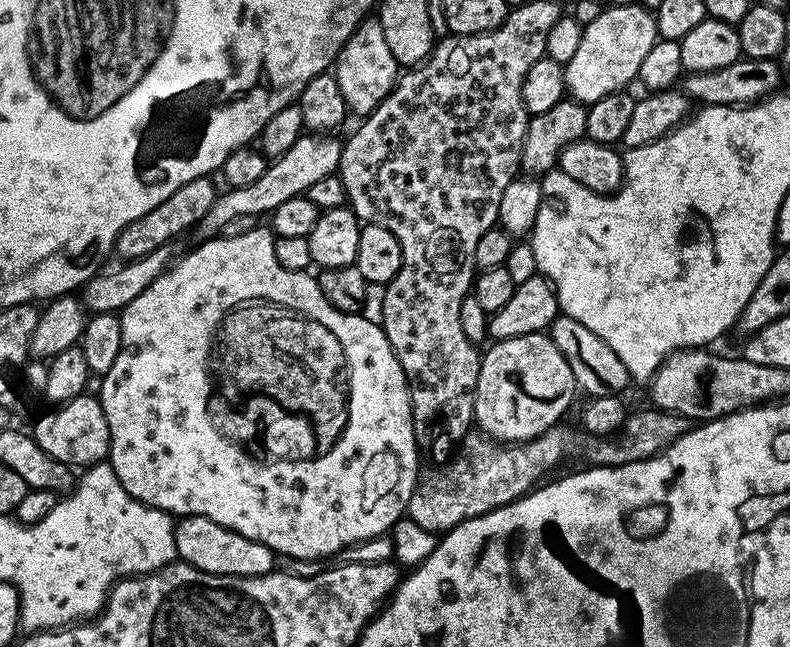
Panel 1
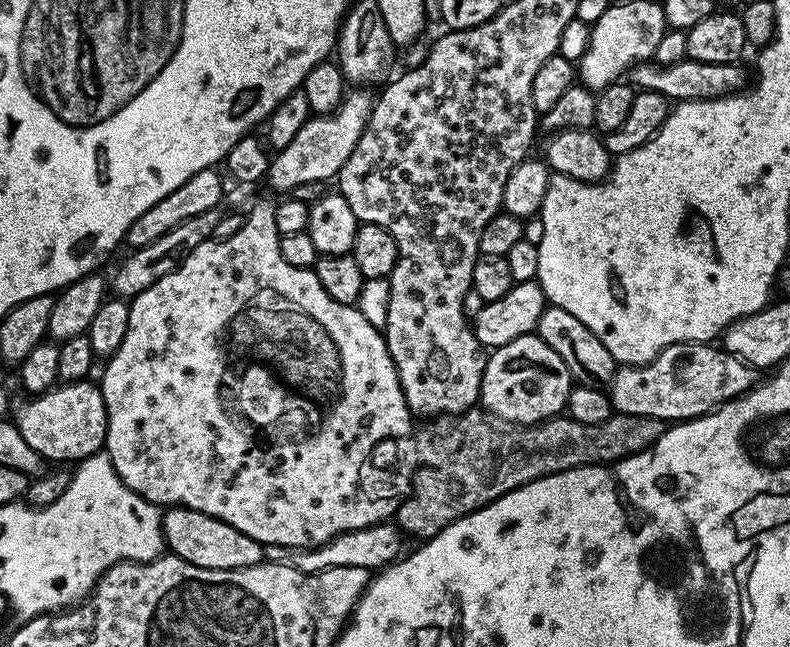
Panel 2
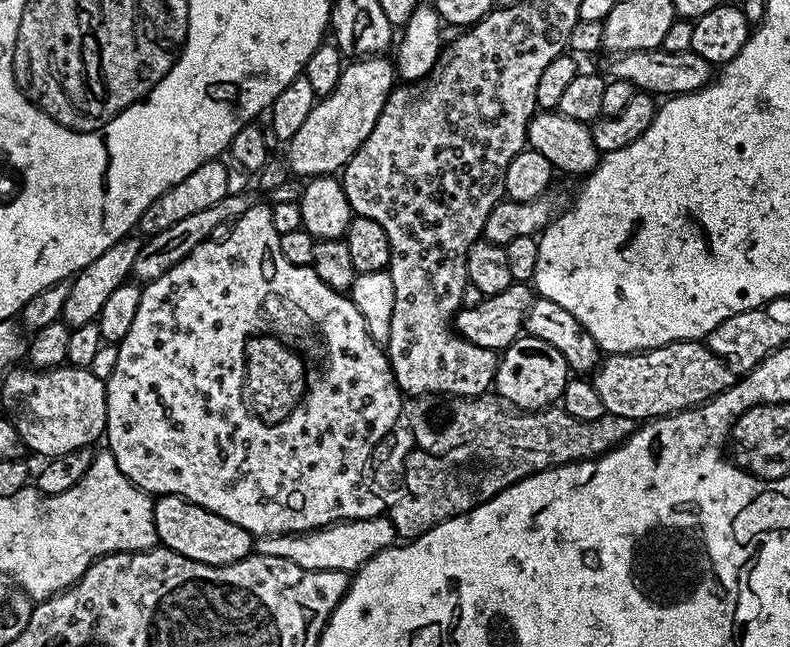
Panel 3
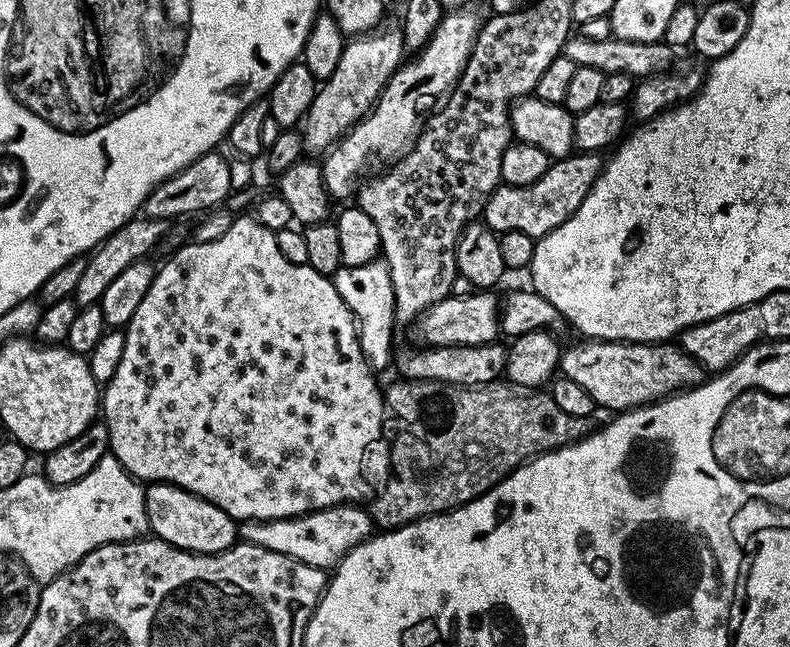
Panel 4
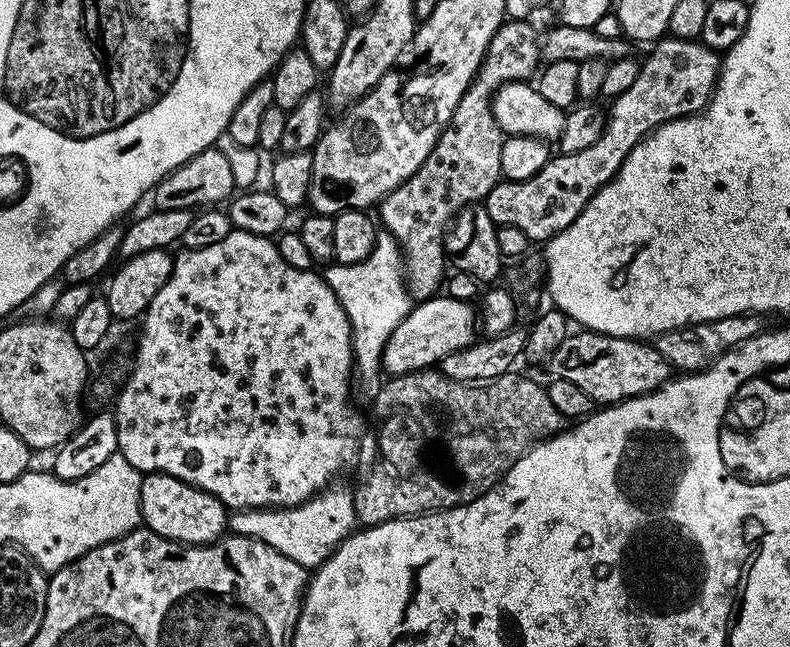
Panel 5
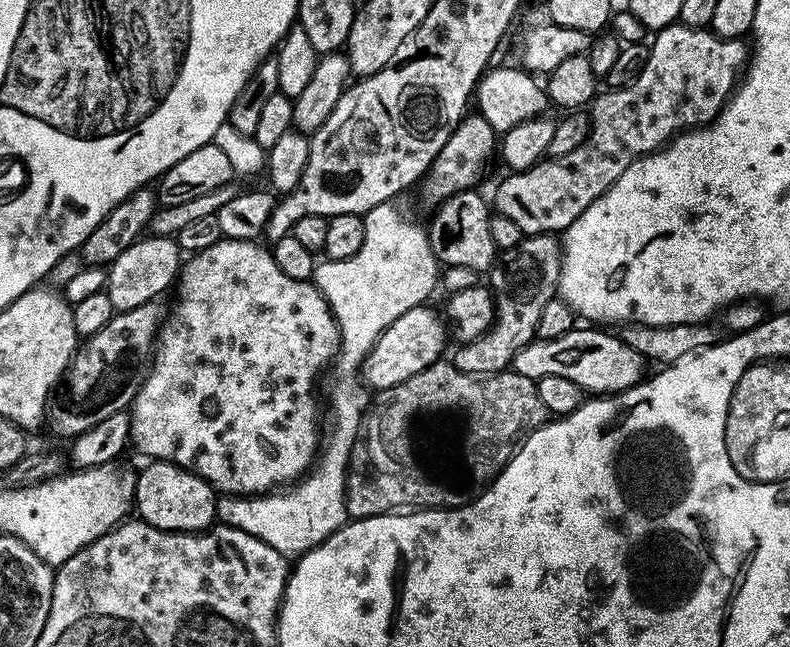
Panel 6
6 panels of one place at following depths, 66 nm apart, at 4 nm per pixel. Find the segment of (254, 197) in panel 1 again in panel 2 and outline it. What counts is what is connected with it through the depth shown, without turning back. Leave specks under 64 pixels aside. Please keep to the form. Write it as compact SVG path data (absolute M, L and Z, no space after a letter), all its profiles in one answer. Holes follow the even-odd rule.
M368 90L345 91L344 101L333 112L313 115L298 130L294 142L290 146L279 149L271 157L266 184L280 194L291 194L294 186L302 186L306 182L324 184L328 179L339 177L342 166L346 166L346 158L354 154L354 146L358 146L358 138L362 138L364 127L372 113L373 93Z

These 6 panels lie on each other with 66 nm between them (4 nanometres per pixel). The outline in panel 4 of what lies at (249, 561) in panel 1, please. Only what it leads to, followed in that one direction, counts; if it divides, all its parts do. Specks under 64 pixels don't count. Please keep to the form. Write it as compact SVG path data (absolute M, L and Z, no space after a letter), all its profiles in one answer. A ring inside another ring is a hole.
M148 484L144 488L144 501L151 535L158 540L170 542L170 546L187 552L201 552L213 556L225 552L238 543L238 524L226 510L203 500L193 492L182 490L173 484Z

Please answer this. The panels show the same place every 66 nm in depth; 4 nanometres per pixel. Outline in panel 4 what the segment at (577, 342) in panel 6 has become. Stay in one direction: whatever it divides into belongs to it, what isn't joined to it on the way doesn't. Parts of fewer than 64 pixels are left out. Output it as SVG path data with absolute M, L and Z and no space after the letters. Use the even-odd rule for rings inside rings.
M589 339L580 343L584 344L563 349L559 371L570 378L570 382L583 386L596 405L601 409L609 408L612 414L645 408L647 404L695 388L706 379L705 369L700 367L700 363L672 342L634 344L623 340Z

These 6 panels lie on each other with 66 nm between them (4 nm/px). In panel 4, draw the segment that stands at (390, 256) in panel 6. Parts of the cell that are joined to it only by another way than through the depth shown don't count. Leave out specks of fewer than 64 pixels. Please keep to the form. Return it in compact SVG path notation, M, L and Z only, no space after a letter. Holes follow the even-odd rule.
M377 258L366 266L353 268L341 267L331 277L332 285L338 290L342 302L356 317L356 326L360 334L362 354L373 370L381 370L392 360L392 327L397 327L396 303L394 302L394 286L390 278L390 270L383 259ZM337 506L324 508L321 512L309 512L306 516L294 516L290 520L244 522L239 525L238 532L247 543L262 546L262 550L274 550L306 566L332 570L342 557L373 535L371 511L364 509L363 512L360 508L363 507Z

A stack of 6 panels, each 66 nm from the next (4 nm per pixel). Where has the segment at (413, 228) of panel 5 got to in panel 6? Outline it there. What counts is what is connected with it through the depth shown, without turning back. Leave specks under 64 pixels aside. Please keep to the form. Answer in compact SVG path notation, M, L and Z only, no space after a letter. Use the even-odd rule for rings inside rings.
M479 114L465 115L459 126L450 134L446 146L434 158L434 162L424 173L424 179L419 181L420 196L431 206L439 206L443 200L449 200L456 192L466 192L477 187L480 175L484 172L487 162L498 148L498 134Z

